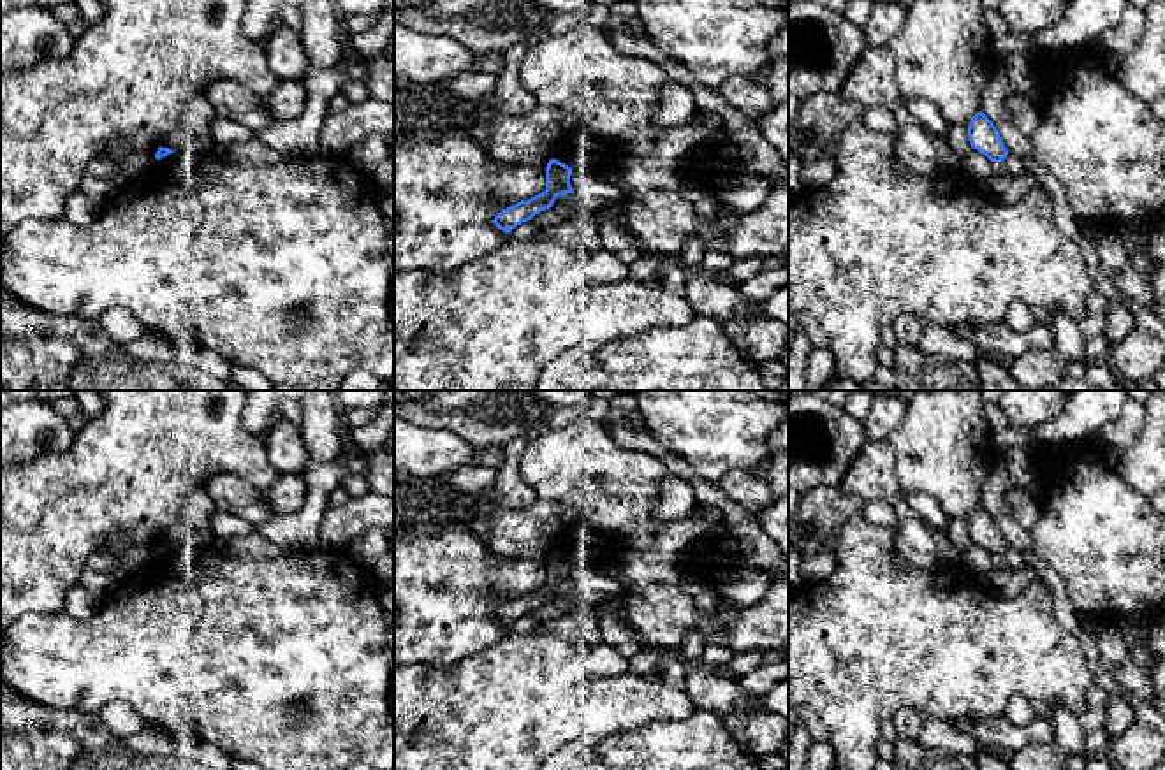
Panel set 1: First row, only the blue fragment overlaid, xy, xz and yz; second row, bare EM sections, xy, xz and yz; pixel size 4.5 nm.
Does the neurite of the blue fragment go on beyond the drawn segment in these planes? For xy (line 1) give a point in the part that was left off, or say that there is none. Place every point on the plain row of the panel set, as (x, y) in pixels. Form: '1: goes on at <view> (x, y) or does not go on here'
1: does not go on here

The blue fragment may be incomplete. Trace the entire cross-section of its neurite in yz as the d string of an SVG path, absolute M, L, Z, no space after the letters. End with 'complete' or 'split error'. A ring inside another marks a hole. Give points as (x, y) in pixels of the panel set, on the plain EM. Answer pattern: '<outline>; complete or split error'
M982 505L968 519L968 534L973 543L985 548L991 556L1003 556L1008 548L996 520Z; complete

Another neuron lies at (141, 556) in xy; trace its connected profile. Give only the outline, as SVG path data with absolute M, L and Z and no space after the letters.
M118 534L109 541L104 554L114 556L121 561L125 575L132 575L148 566L157 556L155 548L134 543L128 536Z

